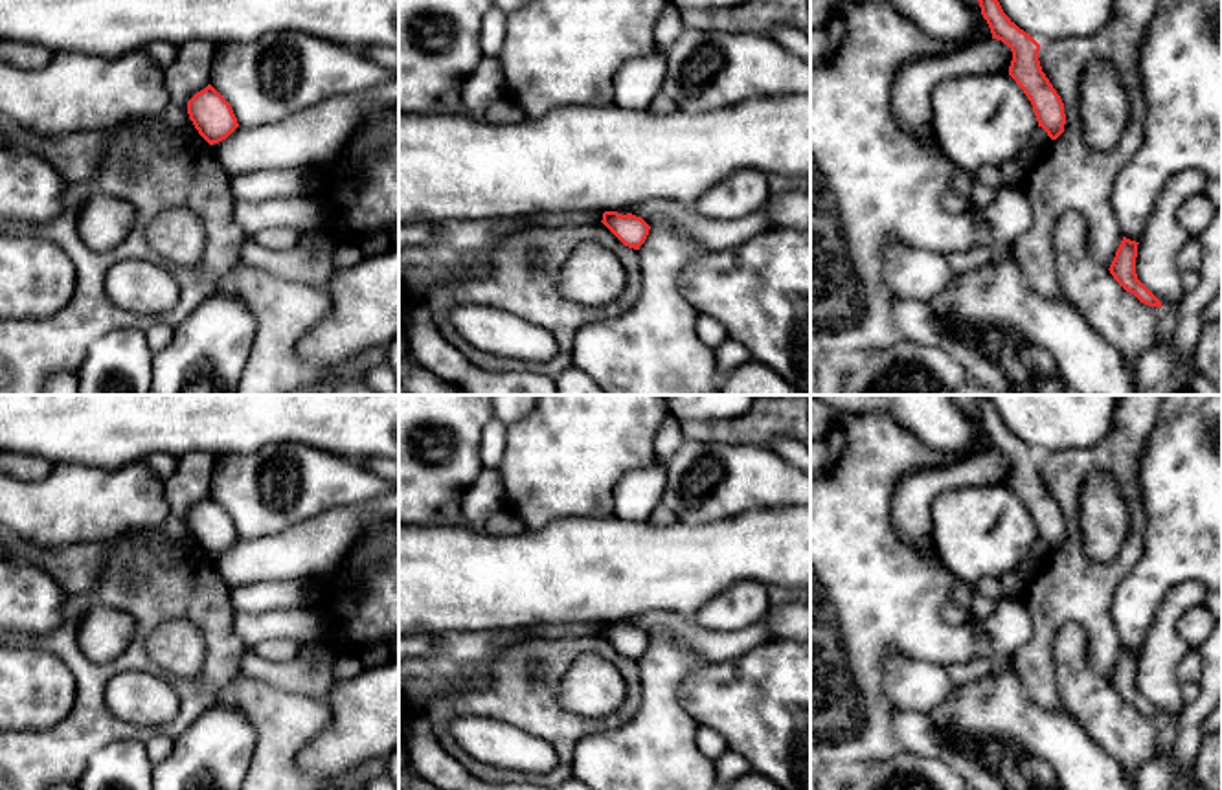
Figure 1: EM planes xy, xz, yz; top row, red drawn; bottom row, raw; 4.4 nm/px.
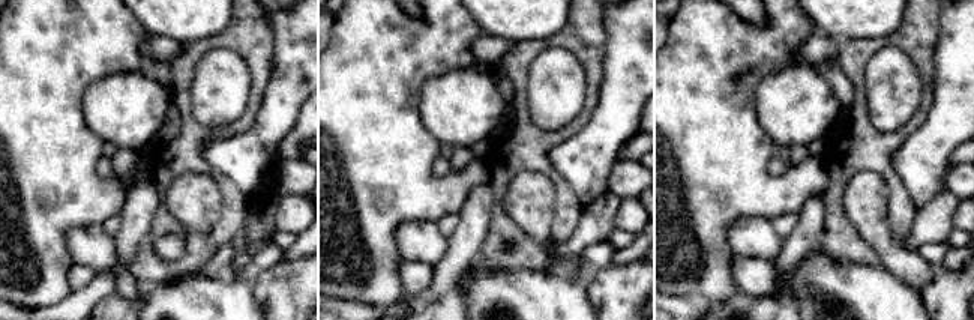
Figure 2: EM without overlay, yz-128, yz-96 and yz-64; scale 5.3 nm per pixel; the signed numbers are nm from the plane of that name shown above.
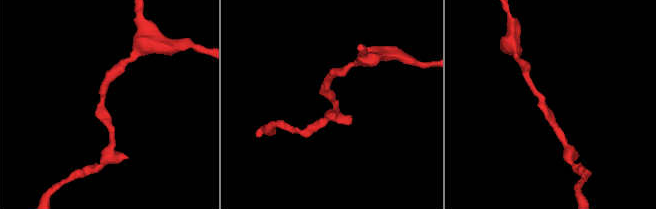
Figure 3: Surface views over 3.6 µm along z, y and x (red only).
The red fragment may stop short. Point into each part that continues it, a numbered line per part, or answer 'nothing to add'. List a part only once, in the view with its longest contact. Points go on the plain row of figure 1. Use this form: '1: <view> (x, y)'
nothing to add

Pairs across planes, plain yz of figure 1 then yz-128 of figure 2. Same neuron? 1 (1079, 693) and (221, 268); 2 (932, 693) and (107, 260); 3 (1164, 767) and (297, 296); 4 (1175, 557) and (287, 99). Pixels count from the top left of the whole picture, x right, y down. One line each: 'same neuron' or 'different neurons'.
1: different neurons
2: same neuron
3: same neuron
4: same neuron

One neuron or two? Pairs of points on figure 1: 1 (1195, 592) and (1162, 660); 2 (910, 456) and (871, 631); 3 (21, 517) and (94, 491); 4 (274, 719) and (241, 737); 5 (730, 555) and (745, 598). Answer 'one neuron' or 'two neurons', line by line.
1: one neuron
2: one neuron
3: one neuron
4: two neurons
5: two neurons

